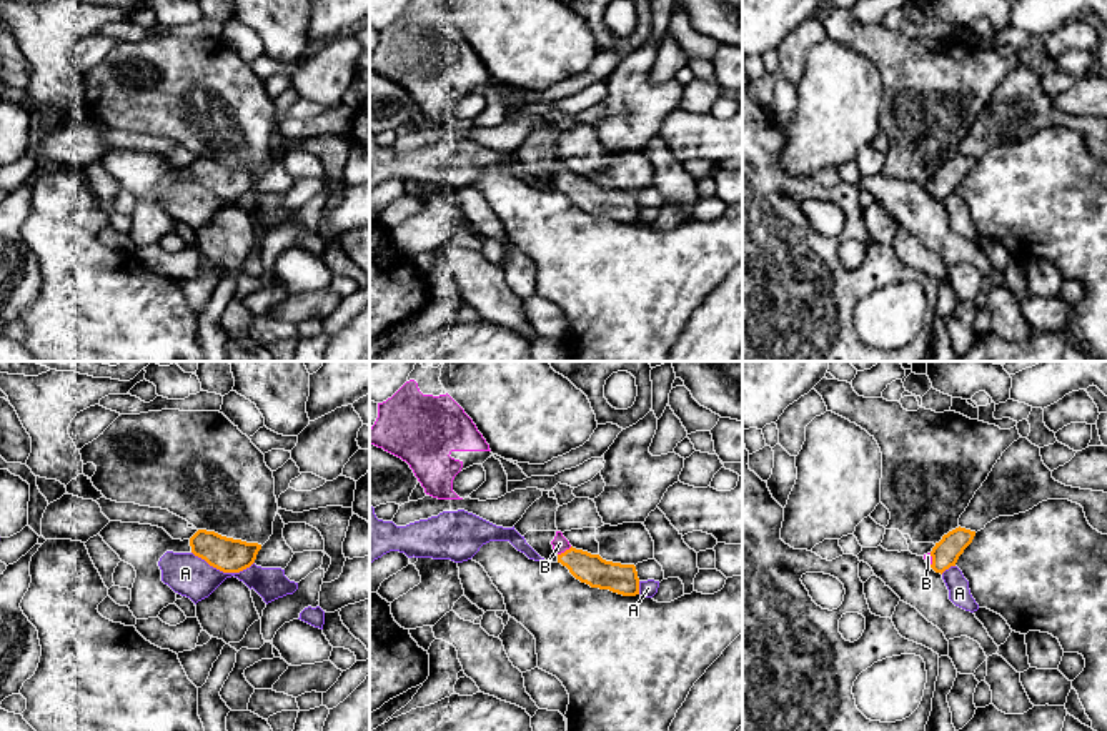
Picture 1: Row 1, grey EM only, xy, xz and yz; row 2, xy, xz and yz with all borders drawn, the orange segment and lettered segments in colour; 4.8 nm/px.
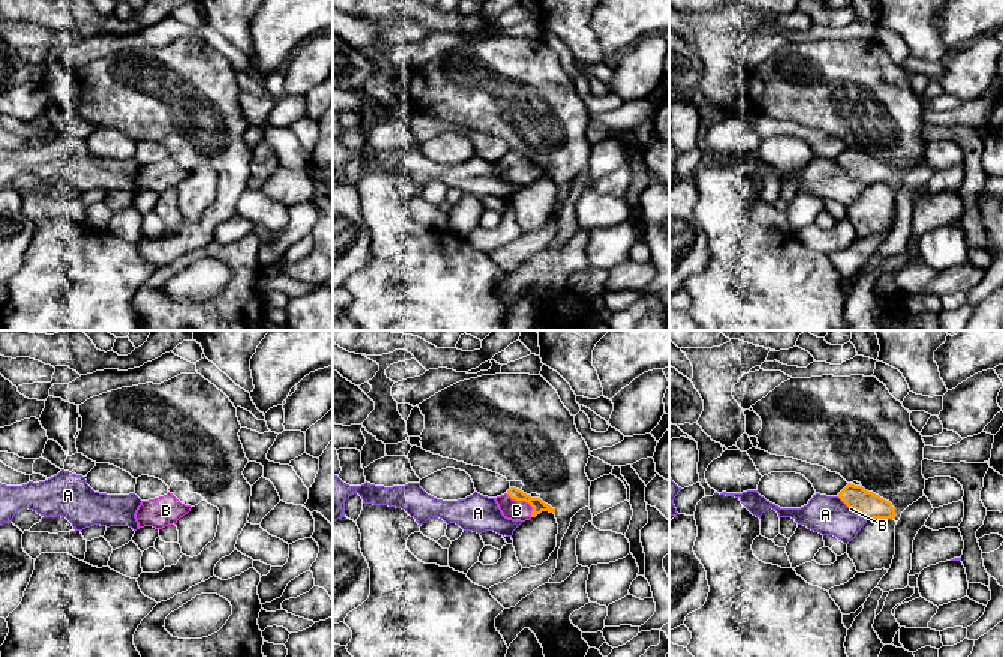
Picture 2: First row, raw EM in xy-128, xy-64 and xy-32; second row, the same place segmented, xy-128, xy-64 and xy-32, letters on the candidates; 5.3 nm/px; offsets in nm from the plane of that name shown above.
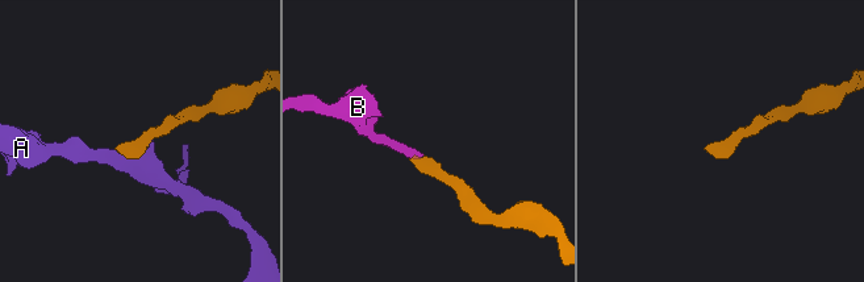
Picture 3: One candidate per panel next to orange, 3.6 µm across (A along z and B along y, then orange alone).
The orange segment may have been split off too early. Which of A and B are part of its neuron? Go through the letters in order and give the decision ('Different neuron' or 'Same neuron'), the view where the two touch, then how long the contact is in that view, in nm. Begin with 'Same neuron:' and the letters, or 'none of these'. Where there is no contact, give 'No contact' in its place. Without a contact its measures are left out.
Same neuron: B
A: Different neuron. Touches orange in xy. Shared border 300 nm
B: Same neuron. Touches orange in xz. Shared border 80 nm

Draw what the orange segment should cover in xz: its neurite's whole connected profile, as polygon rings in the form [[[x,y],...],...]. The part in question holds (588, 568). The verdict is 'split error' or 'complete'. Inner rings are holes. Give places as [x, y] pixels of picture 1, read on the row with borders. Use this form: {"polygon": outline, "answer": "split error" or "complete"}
{"polygon": [[[556,531],[551,545],[558,553],[558,563],[566,566],[581,583],[623,596],[639,594],[639,578],[634,564],[606,561],[599,554],[576,549],[561,531]]], "answer": "split error"}

